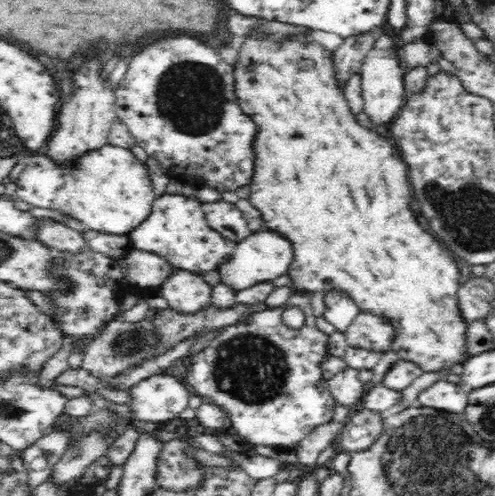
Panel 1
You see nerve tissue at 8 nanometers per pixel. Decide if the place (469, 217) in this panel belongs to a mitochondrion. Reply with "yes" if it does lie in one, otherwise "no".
yes

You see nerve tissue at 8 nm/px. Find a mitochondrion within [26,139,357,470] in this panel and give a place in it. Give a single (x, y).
(250, 367)

